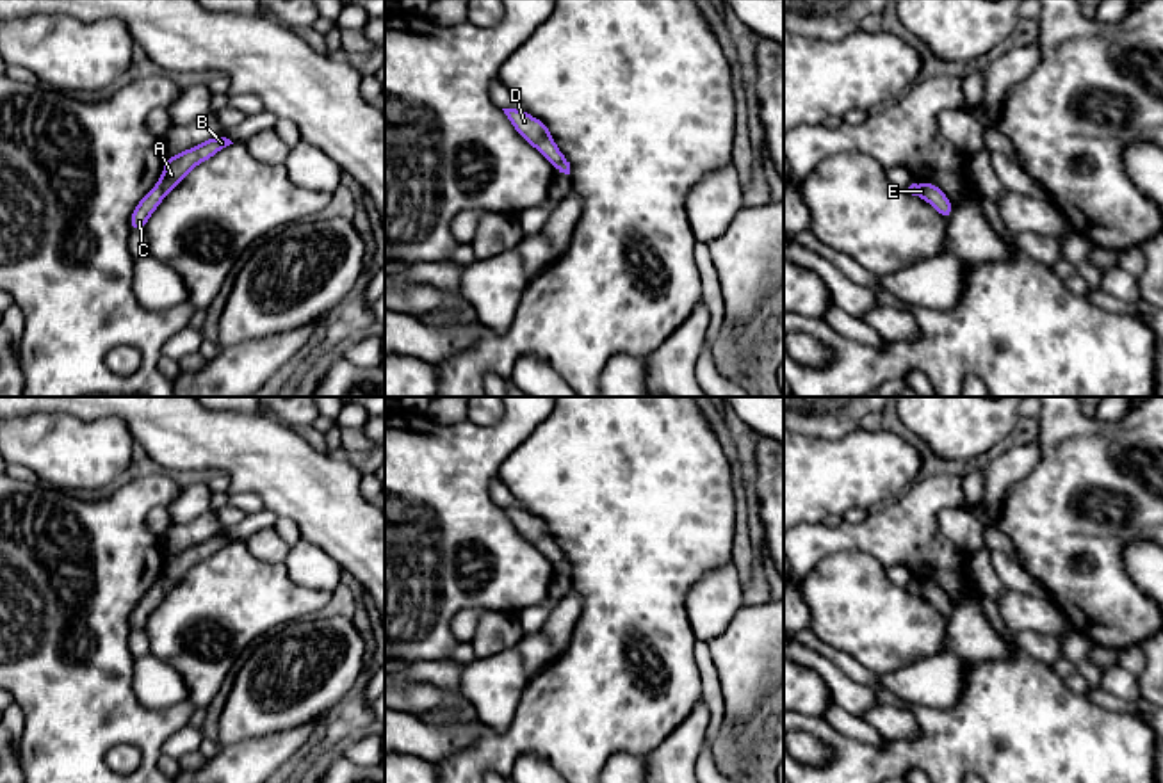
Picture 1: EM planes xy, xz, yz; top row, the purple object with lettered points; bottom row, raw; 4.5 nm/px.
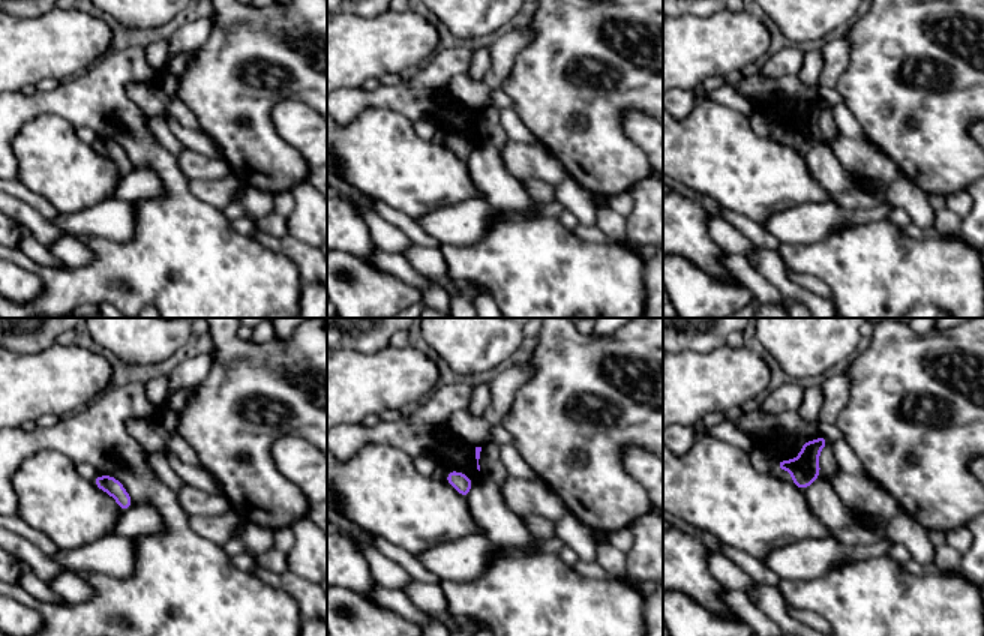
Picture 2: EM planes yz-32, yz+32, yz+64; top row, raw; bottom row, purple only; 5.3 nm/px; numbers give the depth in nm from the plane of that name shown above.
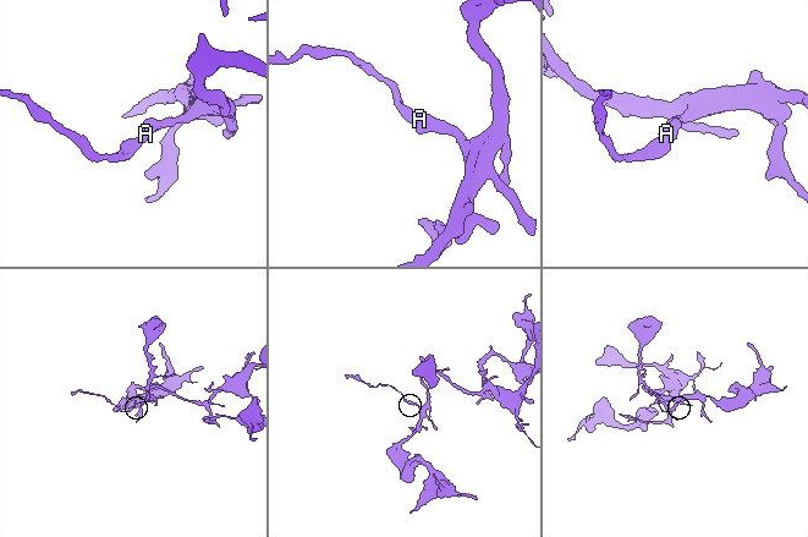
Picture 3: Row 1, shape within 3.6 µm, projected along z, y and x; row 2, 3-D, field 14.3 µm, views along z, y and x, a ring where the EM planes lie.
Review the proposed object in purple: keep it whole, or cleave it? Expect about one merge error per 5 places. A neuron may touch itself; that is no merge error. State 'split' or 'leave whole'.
leave whole

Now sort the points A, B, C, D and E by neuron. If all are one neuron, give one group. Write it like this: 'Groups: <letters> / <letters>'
Groups: A B C D E

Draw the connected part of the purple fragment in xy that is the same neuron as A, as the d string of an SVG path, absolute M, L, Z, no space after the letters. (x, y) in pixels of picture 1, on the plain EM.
M212 536L180 553L167 555L162 575L144 594L130 614L130 630L144 628L150 614L159 607L160 600L201 561L208 559L223 546L233 543L226 536Z

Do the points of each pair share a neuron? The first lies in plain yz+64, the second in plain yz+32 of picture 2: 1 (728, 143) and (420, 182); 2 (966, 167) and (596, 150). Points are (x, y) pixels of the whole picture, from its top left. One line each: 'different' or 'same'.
1: same
2: same

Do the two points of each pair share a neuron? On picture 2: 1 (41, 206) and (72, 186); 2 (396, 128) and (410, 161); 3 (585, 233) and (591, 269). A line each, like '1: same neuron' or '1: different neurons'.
1: different neurons
2: same neuron
3: different neurons

